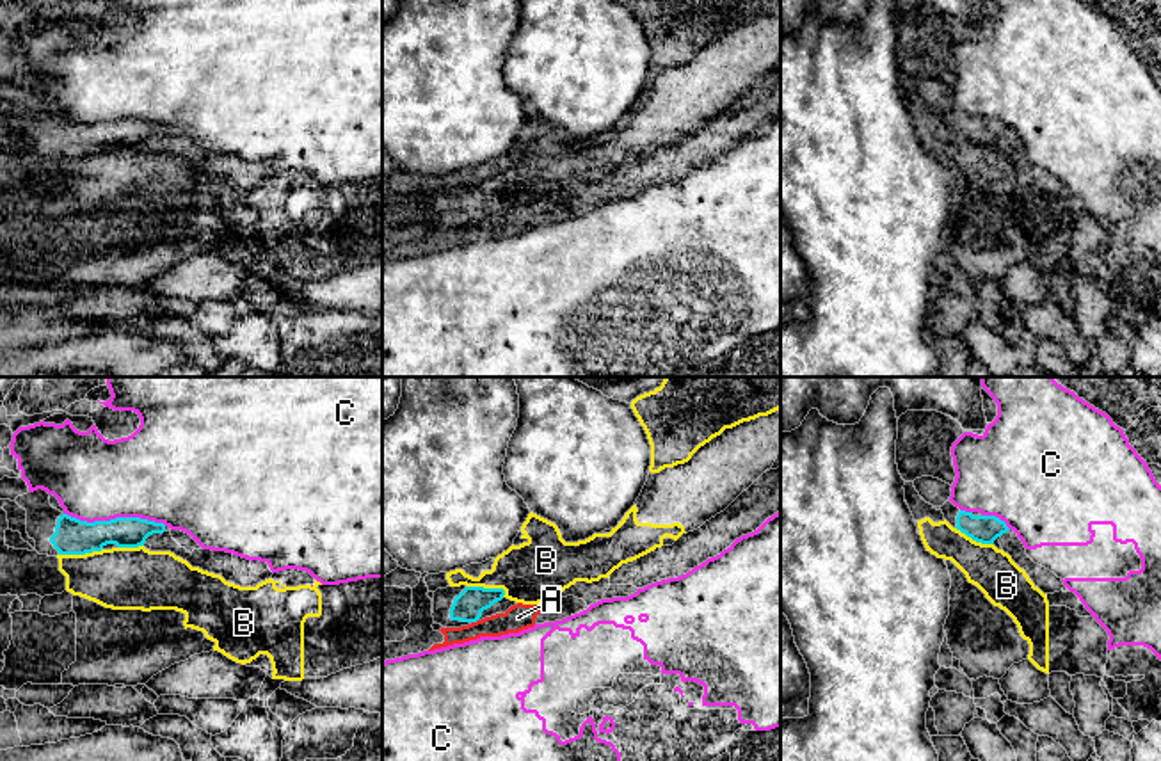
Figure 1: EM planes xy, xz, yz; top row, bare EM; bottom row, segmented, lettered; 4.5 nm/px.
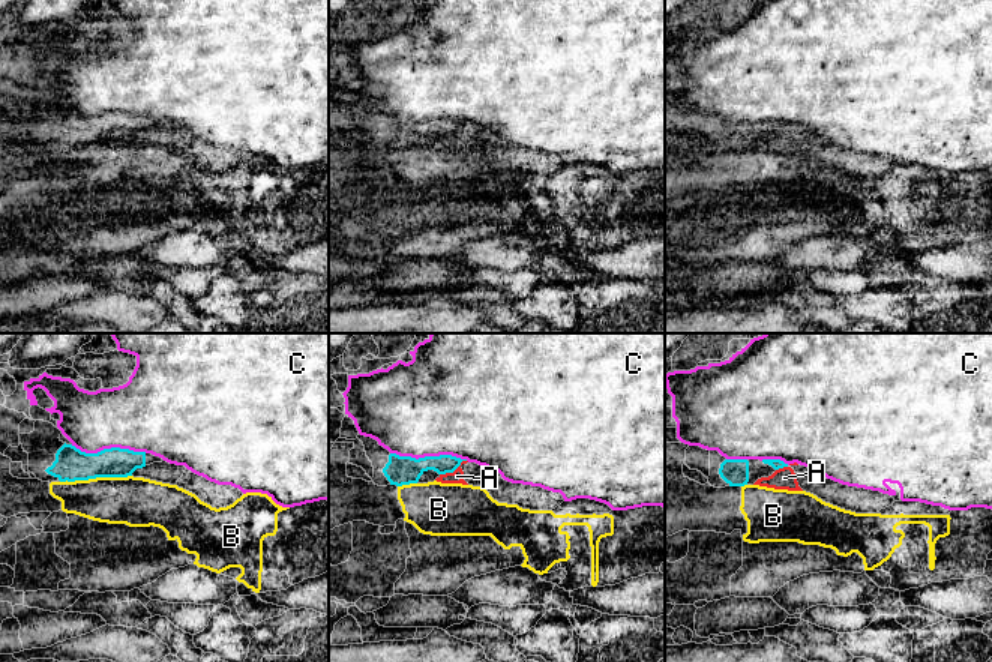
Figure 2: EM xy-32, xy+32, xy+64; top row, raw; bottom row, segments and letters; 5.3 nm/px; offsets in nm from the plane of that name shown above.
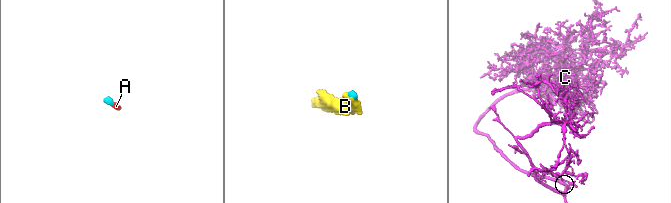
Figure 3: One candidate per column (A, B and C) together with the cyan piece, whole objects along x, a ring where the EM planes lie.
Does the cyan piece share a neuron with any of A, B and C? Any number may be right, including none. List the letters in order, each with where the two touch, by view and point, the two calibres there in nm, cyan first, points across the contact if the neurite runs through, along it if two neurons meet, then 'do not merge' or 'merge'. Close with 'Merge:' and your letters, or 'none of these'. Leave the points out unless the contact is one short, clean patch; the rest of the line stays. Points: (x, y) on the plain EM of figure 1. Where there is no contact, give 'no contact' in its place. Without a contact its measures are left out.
A: xz (473, 223) | 140/120 nm | along xz (477, 221), (472, 224) | do not merge
B: xz (488, 191) | 140/260 nm | do not merge
C: xy (116, 120) | 160/400 nm | do not merge
Merge: none of these

